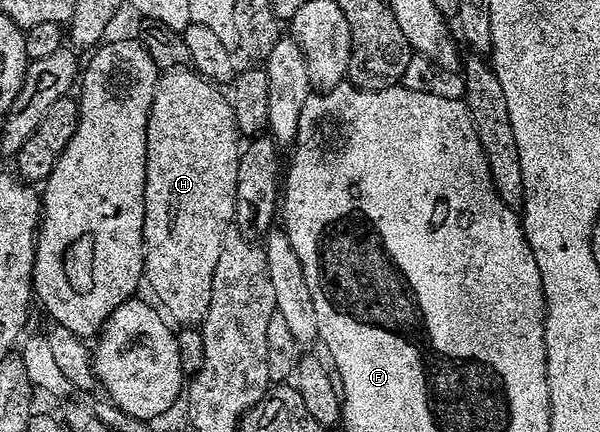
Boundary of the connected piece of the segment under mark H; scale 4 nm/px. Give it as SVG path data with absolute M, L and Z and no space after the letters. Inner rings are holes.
M174 69L166 71L158 78L157 88L151 101L149 110L149 120L145 130L145 204L143 205L143 233L141 234L141 246L145 253L145 269L143 272L144 282L149 283L153 290L153 295L158 299L160 310L174 324L193 323L205 318L207 305L209 304L209 282L213 279L213 270L219 257L221 248L221 239L226 231L230 230L231 224L235 219L235 208L237 206L237 156L239 147L233 143L232 122L233 110L229 107L228 98L217 91L210 80L201 78L196 71L192 69Z

